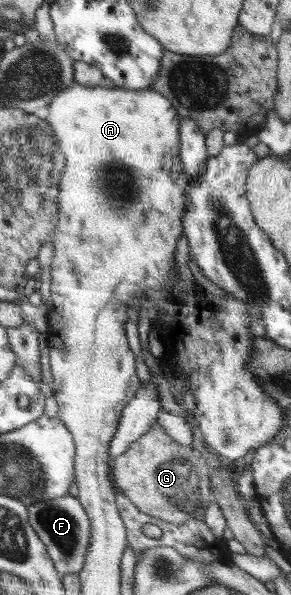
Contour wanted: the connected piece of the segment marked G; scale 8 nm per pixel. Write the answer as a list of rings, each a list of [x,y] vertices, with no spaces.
[[[158,422],[151,425],[142,437],[130,444],[126,452],[115,458],[112,474],[114,474],[114,482],[120,488],[120,492],[128,496],[136,508],[145,514],[150,514],[173,524],[182,524],[192,518],[204,519],[208,501],[210,501],[206,461],[198,451],[194,451],[194,448],[180,445],[174,441],[170,435],[164,432],[164,428]]]

